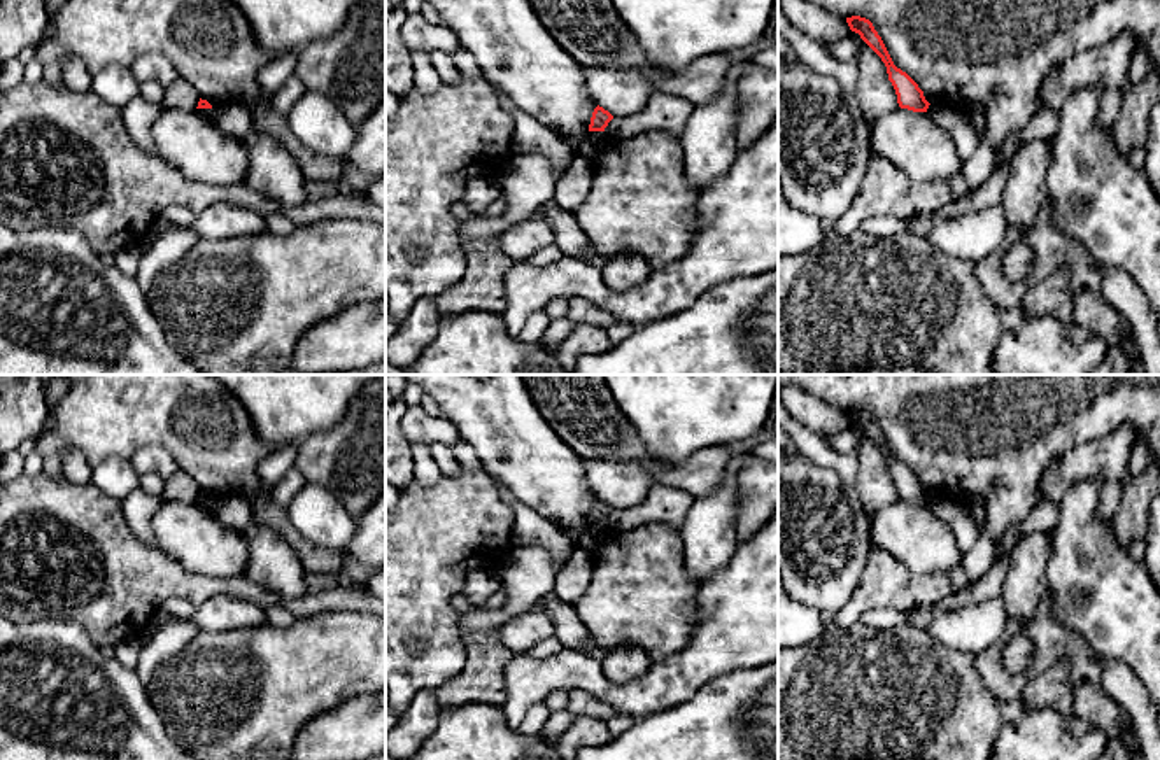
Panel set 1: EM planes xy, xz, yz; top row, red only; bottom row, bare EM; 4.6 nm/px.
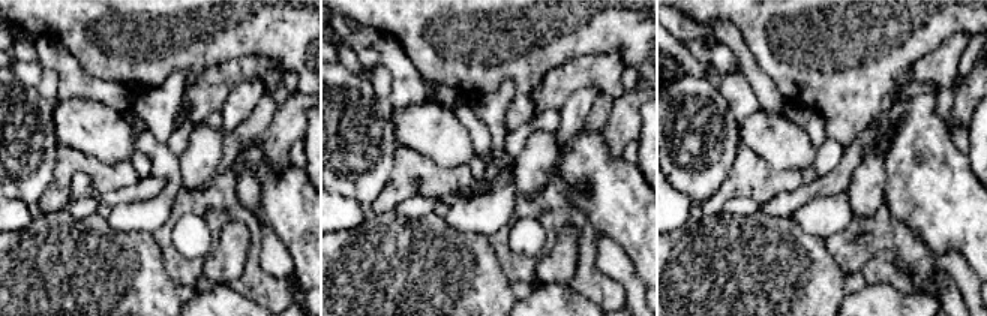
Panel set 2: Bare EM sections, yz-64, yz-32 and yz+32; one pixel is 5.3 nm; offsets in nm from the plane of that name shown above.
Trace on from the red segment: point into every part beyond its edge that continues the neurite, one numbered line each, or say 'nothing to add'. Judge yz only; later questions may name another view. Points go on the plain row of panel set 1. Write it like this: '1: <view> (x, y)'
nothing to add

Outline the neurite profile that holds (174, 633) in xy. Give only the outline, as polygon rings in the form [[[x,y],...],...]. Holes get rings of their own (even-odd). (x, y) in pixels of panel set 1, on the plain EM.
[[[168,615],[156,632],[145,639],[135,669],[138,678],[147,685],[159,662],[179,651],[196,634],[200,634],[200,629],[189,618]]]

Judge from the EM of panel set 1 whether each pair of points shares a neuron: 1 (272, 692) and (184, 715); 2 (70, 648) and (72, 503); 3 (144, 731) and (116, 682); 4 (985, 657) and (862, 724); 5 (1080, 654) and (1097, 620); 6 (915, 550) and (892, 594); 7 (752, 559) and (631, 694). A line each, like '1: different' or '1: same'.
1: same
2: different
3: same
4: different
5: different
6: different
7: same

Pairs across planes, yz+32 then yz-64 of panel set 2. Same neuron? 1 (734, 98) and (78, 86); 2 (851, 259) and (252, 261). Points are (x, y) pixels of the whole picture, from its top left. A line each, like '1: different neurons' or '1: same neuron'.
1: same neuron
2: same neuron

